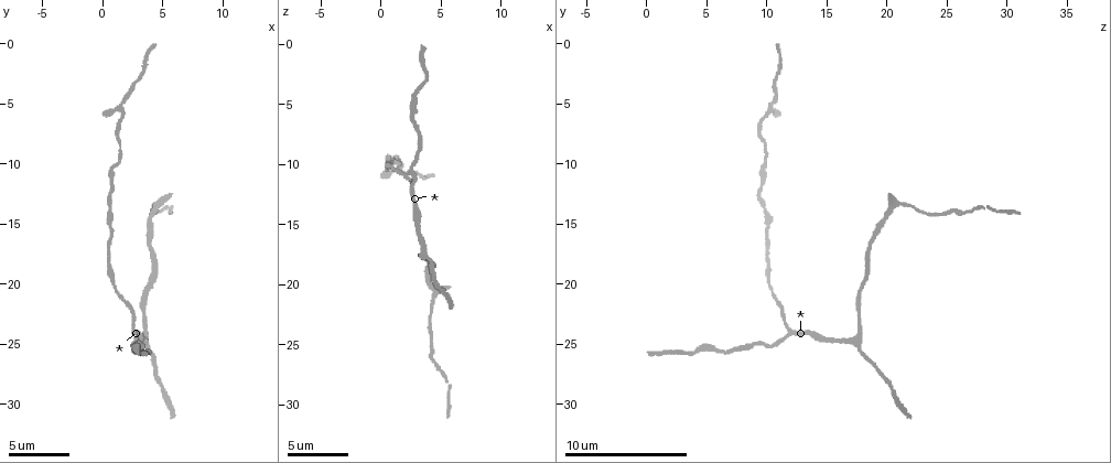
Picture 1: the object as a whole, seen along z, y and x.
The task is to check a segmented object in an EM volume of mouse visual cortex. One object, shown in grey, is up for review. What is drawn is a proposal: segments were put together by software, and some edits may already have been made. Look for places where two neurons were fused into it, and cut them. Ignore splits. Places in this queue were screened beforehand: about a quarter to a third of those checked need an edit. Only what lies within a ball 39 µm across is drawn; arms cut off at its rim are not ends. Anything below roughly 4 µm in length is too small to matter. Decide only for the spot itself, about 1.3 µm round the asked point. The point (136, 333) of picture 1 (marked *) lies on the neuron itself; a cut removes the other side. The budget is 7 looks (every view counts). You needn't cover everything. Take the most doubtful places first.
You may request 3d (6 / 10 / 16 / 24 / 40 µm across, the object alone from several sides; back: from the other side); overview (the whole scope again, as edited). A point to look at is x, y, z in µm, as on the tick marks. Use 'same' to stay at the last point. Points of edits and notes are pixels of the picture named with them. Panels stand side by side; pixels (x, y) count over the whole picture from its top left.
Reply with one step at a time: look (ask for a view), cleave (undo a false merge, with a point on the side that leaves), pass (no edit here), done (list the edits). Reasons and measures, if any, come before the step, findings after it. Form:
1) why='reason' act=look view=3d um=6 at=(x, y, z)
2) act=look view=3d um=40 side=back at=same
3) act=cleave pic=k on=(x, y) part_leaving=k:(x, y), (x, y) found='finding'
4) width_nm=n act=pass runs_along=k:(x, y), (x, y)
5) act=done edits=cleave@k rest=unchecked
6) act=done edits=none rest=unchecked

why='thin arm on a thick one' act=look view=3d um=6 at=(3.4, 24.6, 17.8)

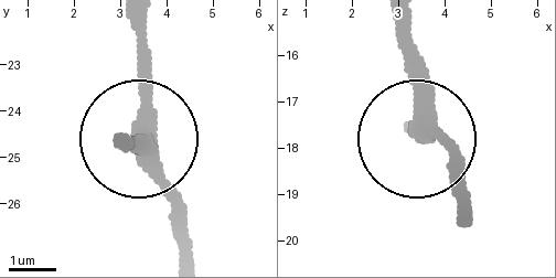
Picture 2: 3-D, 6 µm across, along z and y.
arms=3 act=pass runs_along=2:(413, 25), (413, 132), (437, 145), (469, 211) found='one neuron here'

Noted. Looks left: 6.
why='thick turns thin' act=look view=3d um=6 at=(4.2, 13.2, 21.6)

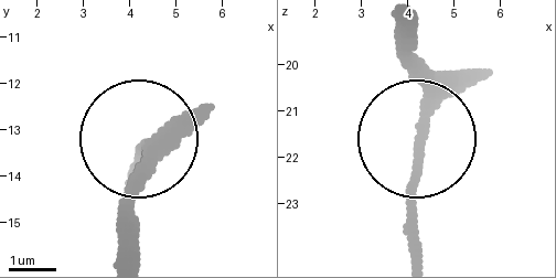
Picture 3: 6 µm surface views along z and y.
act=pass runs_along=3:(412, 20), (424, 98), (412, 253) found='one neuron here'

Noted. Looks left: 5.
why='calibre changes' act=look view=3d um=16 at=(1.4, 10.0, 9.8)

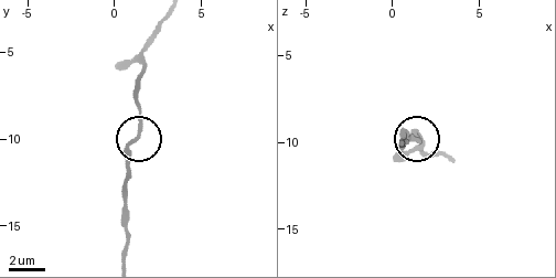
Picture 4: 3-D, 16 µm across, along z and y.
act=pass found='one neuron here'

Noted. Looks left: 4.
act=done edits=none rest=unchecked

